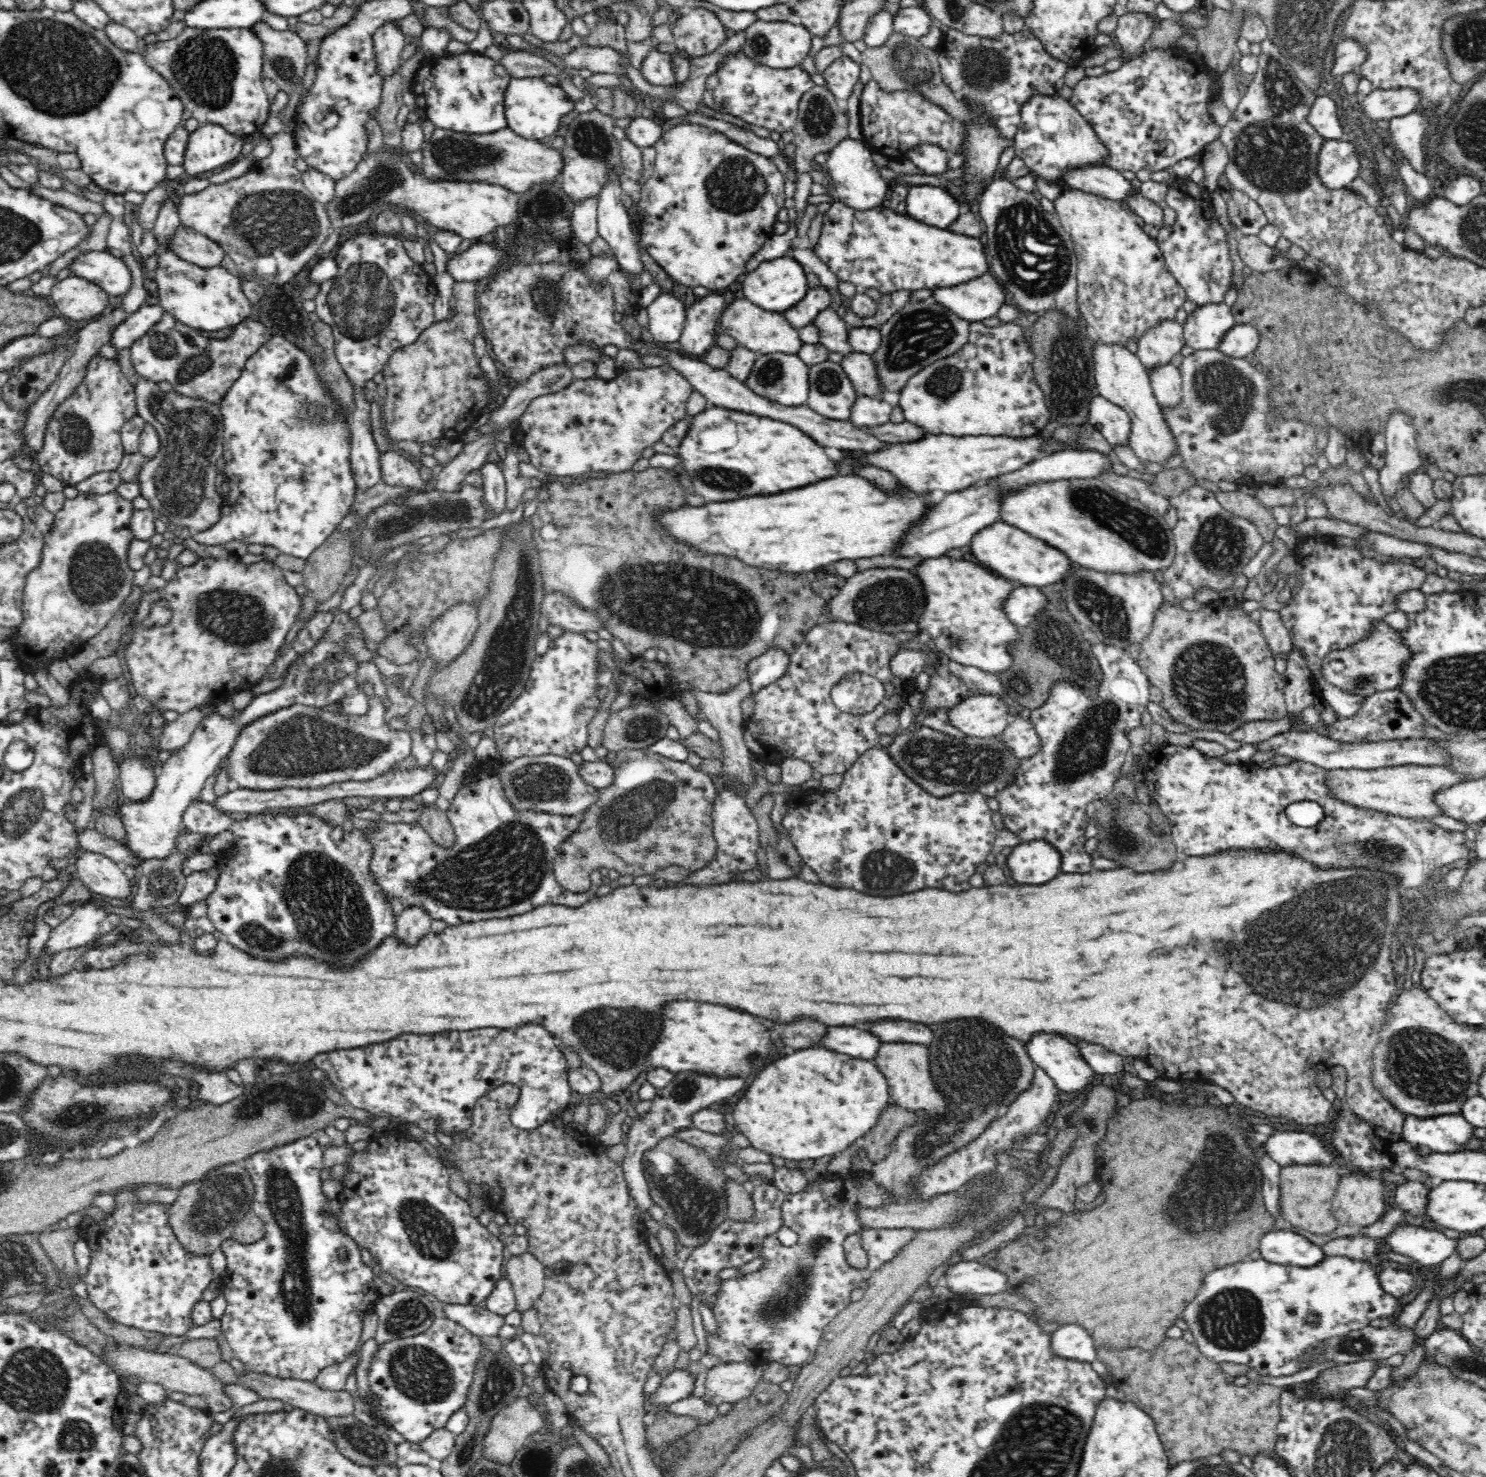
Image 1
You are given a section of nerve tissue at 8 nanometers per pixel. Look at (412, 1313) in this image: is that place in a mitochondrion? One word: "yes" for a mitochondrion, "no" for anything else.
yes

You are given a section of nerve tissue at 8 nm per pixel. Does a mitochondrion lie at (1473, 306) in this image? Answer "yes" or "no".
no

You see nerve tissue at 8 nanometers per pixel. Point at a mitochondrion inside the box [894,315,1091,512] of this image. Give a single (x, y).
(946, 381)

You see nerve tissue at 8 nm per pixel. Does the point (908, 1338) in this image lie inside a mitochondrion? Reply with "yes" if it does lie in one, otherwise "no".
no

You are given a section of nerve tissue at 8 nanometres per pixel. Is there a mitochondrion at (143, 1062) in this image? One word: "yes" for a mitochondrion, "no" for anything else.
no

